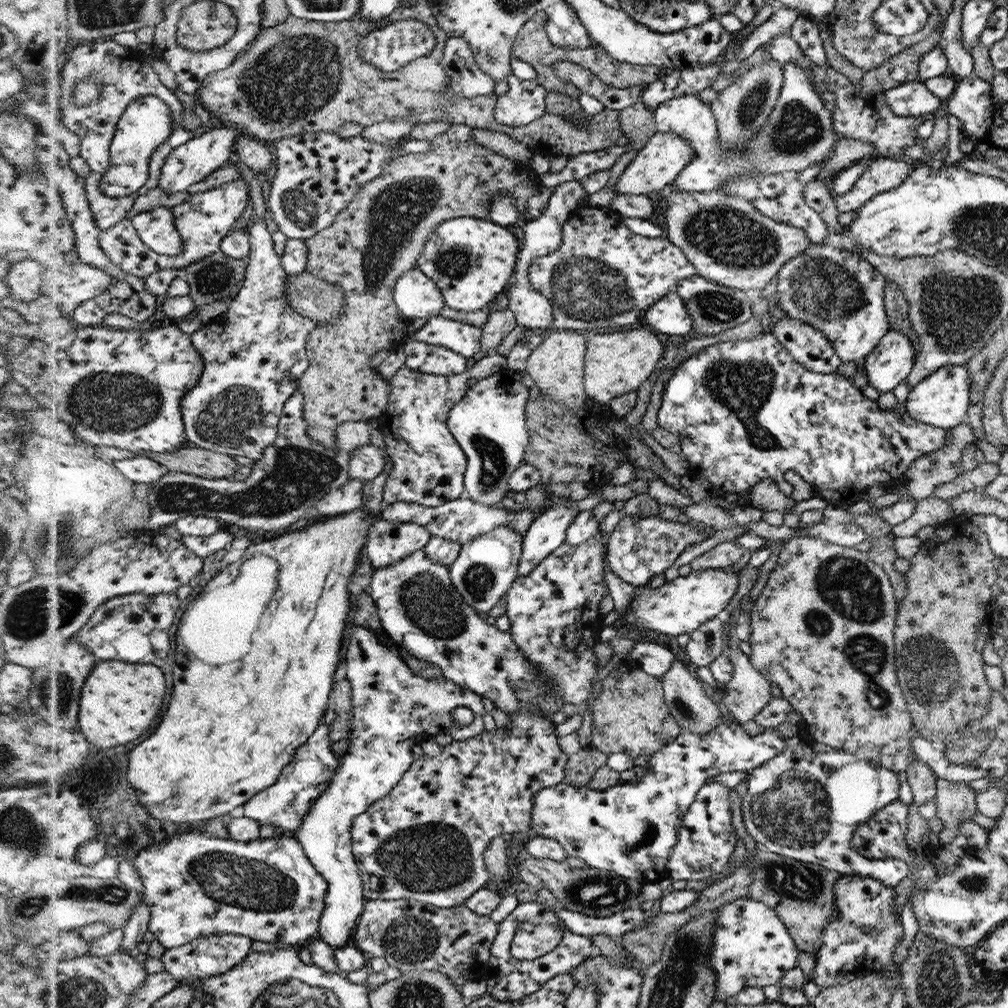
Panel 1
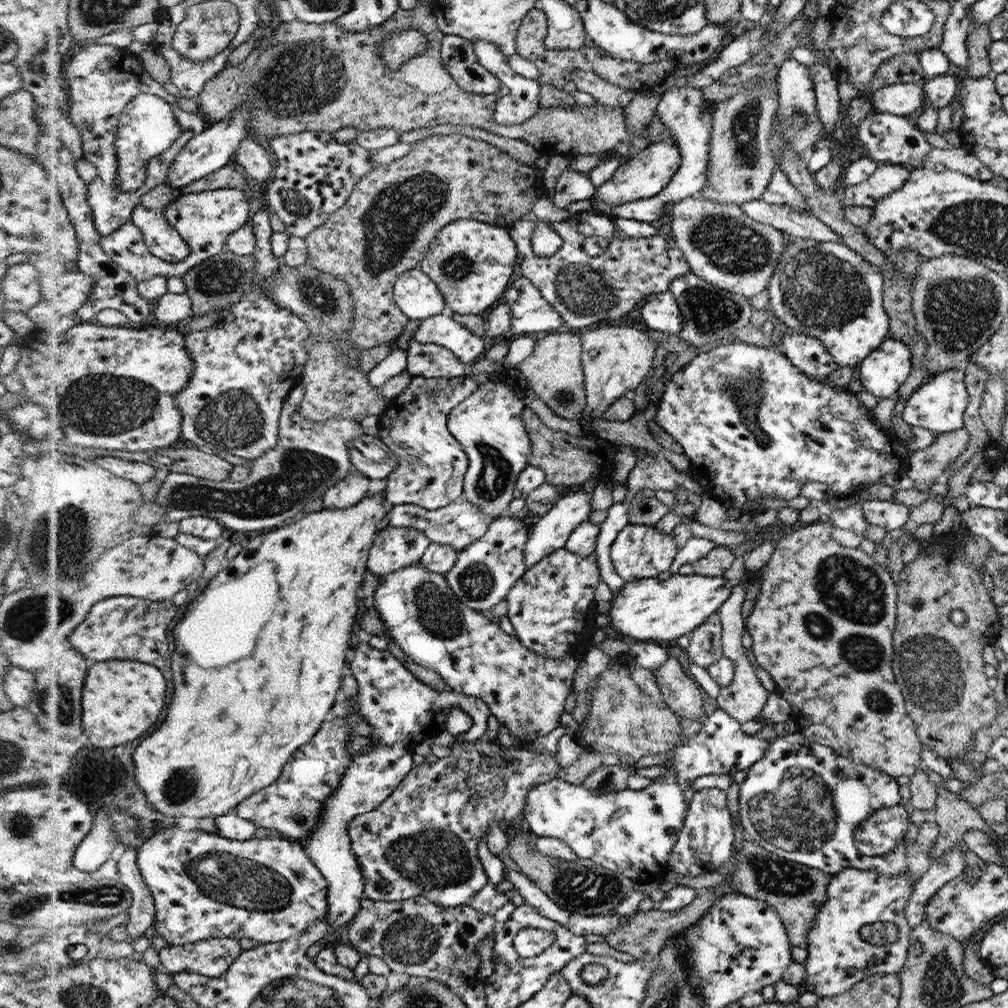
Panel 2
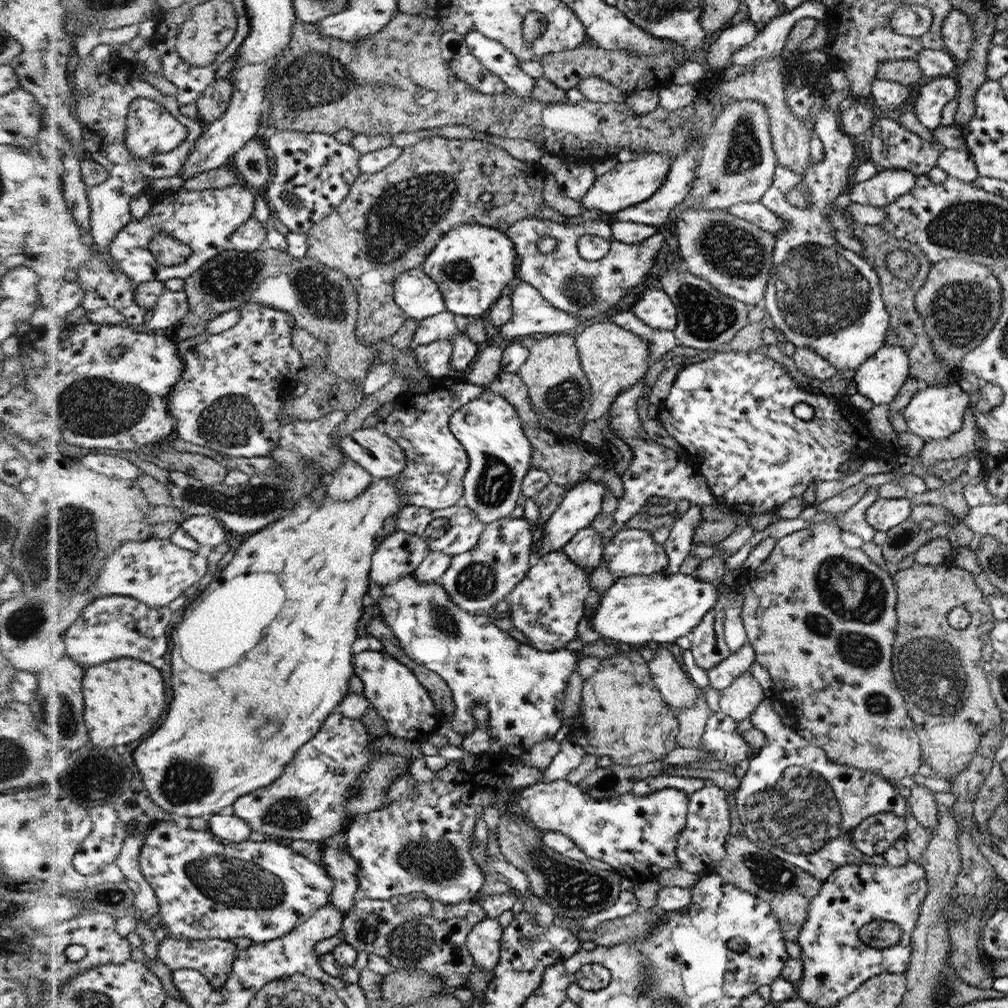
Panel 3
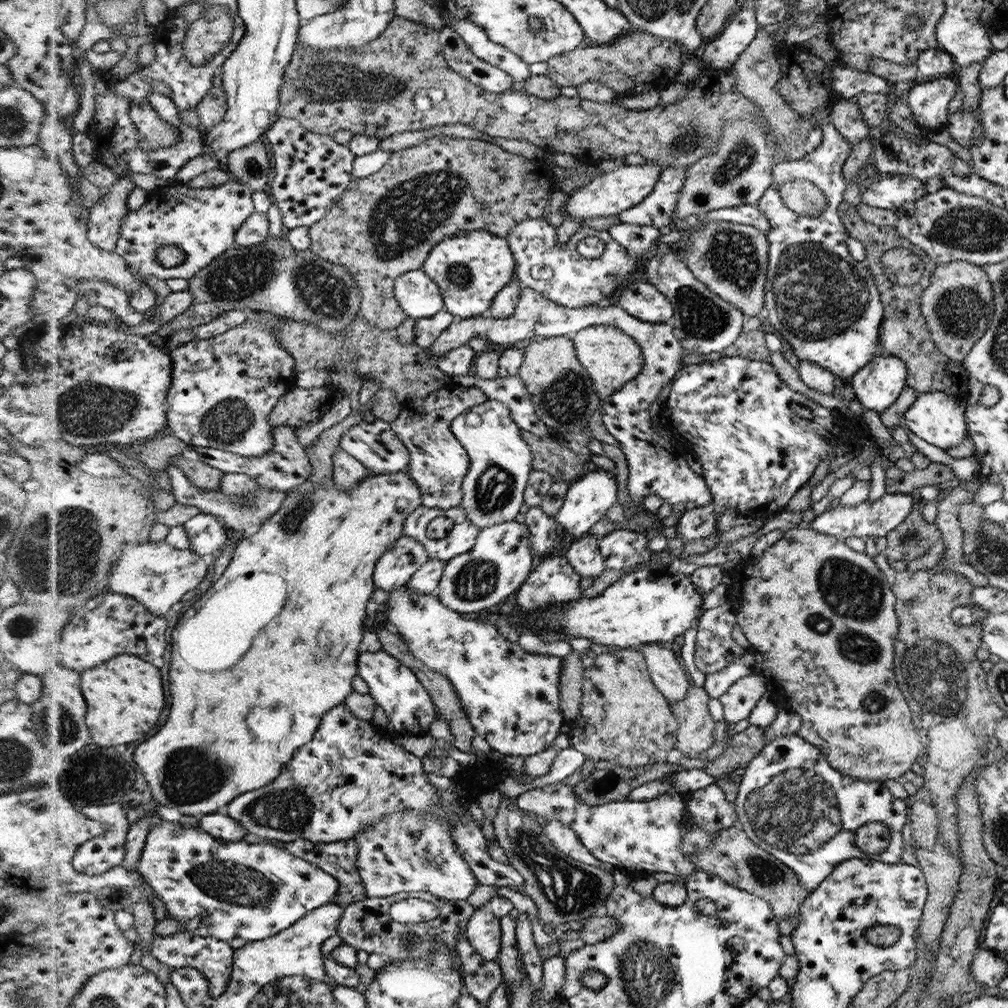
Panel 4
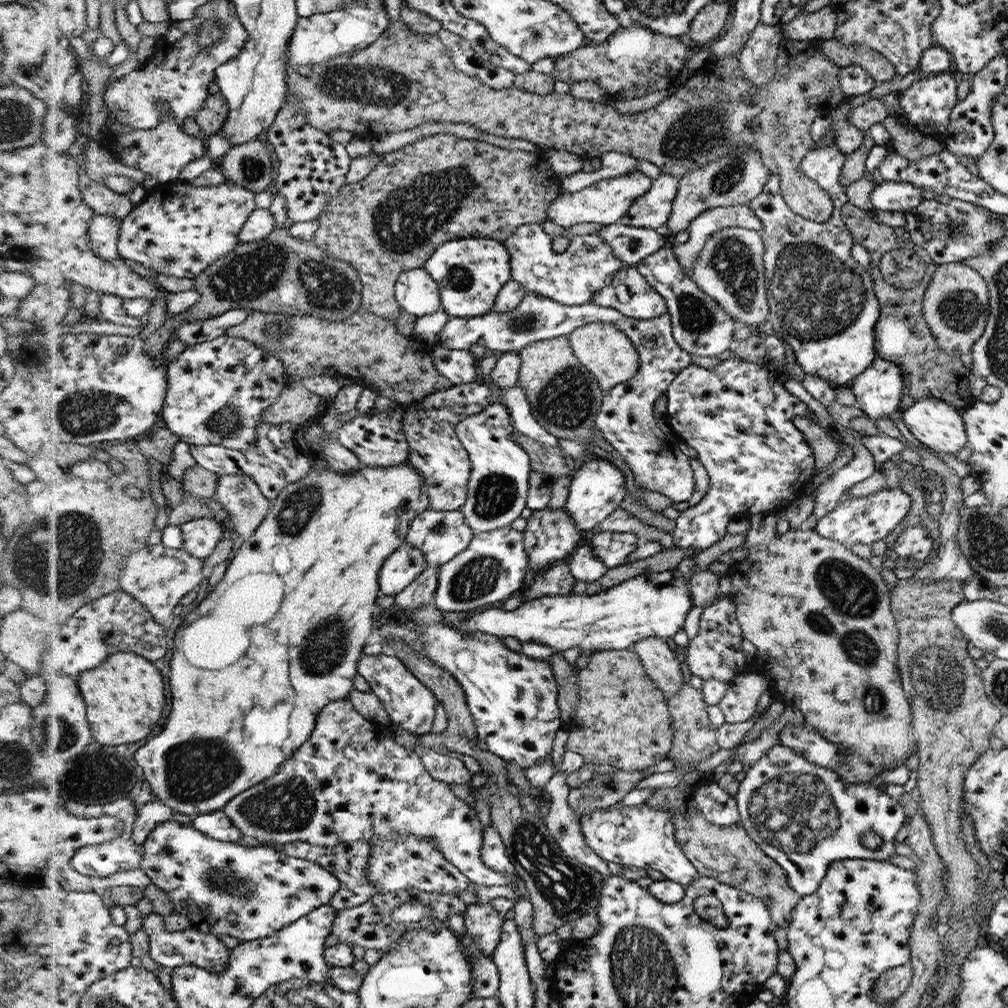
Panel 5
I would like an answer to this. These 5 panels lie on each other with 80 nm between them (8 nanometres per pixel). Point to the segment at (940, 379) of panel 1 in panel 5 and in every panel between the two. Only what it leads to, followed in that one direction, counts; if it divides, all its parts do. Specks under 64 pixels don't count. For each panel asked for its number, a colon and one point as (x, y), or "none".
2: (938, 406)
3: (936, 412)
4: (938, 418)
5: (937, 424)

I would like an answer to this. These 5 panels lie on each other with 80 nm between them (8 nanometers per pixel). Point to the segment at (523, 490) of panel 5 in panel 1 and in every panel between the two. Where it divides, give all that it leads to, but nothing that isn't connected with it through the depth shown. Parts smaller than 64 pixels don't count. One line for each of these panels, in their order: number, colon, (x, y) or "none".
1: (489, 423)
2: (488, 425)
3: (489, 428)
4: (500, 459)

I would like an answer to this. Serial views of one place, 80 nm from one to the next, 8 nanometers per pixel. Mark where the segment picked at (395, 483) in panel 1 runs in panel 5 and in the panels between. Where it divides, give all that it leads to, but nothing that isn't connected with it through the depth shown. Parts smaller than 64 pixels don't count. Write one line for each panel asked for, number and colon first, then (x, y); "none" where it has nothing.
2: (432, 463)
3: (436, 461)
4: (438, 462)
5: (435, 449)

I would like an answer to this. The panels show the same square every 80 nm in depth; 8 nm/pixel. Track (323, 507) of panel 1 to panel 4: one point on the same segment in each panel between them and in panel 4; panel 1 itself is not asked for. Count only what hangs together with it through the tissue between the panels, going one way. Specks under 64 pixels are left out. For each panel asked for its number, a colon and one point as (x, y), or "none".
2: (350, 490)
3: (350, 479)
4: (347, 471)

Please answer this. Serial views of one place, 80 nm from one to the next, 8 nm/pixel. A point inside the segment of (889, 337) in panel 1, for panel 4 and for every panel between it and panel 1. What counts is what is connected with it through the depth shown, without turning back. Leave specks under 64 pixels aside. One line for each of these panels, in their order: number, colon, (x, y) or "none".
2: (883, 373)
3: (880, 379)
4: (877, 386)

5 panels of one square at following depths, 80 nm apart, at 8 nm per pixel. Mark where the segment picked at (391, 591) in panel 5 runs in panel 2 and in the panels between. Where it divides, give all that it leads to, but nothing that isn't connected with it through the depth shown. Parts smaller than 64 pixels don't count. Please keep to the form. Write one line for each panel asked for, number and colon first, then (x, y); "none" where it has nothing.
2: (396, 547)
3: (401, 553)
4: (395, 568)

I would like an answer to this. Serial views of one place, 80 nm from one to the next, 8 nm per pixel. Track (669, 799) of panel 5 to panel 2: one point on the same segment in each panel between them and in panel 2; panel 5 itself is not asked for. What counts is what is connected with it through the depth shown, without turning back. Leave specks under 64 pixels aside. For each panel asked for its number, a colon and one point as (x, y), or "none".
2: (798, 893)
3: (790, 891)
4: (734, 858)

